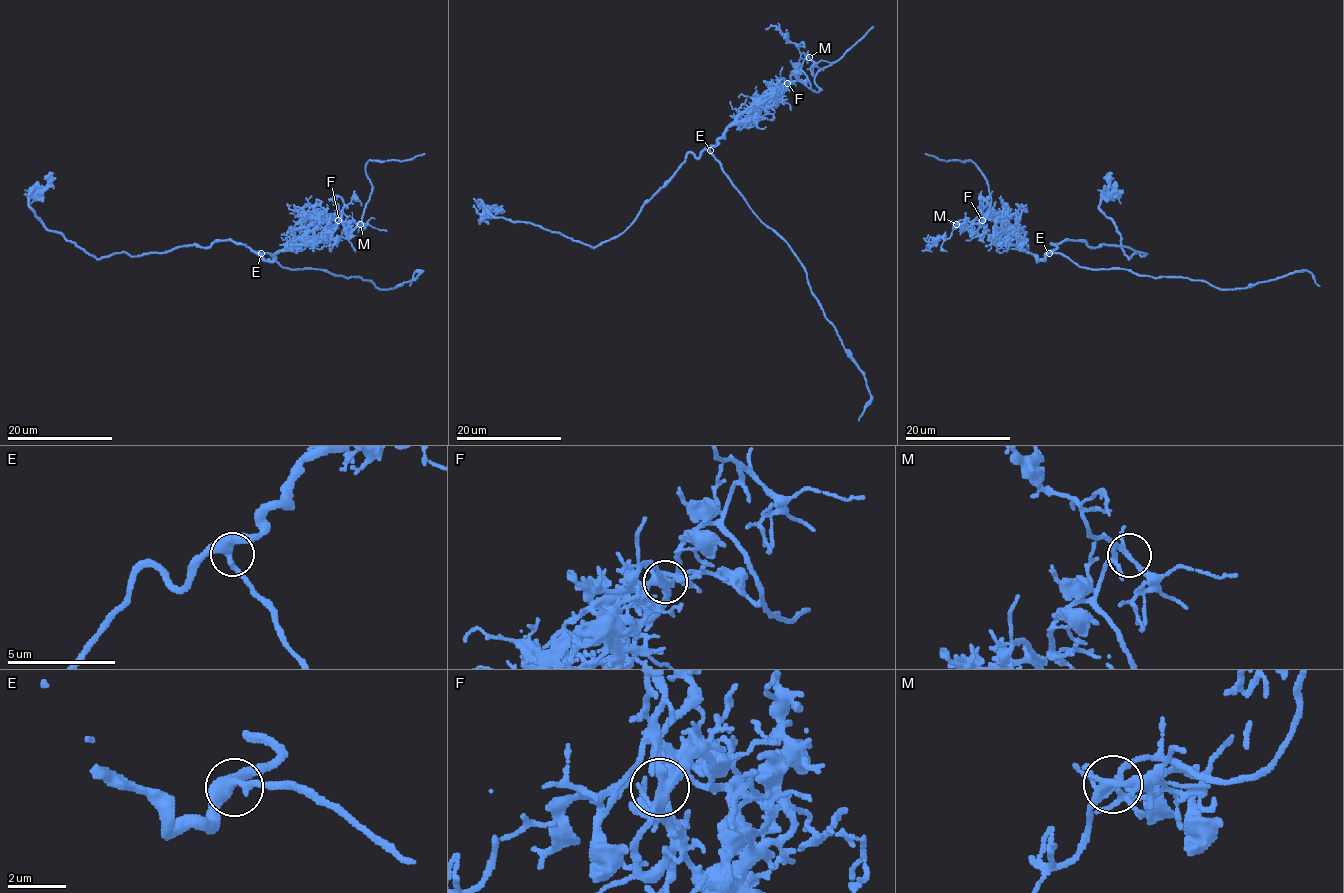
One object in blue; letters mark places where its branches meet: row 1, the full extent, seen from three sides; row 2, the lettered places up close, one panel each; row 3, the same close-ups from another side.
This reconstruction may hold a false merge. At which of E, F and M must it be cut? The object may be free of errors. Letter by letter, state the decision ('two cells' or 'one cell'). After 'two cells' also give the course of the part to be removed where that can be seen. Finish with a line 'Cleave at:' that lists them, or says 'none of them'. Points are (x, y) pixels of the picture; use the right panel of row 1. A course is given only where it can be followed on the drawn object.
E: one cell
F: two cells; course (981, 220), (980, 212), (968, 220), (981, 223), (989, 212), (981, 171), (972, 161), (942, 161), (926, 153)
M: one cell
Cleave at: F

